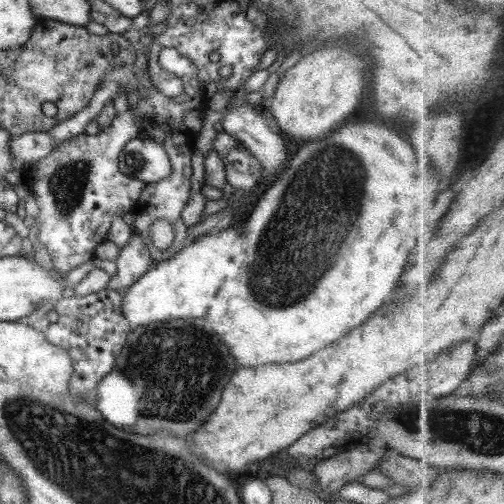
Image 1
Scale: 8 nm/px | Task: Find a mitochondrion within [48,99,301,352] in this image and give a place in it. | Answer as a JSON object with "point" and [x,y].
{"point":[132,162]}

